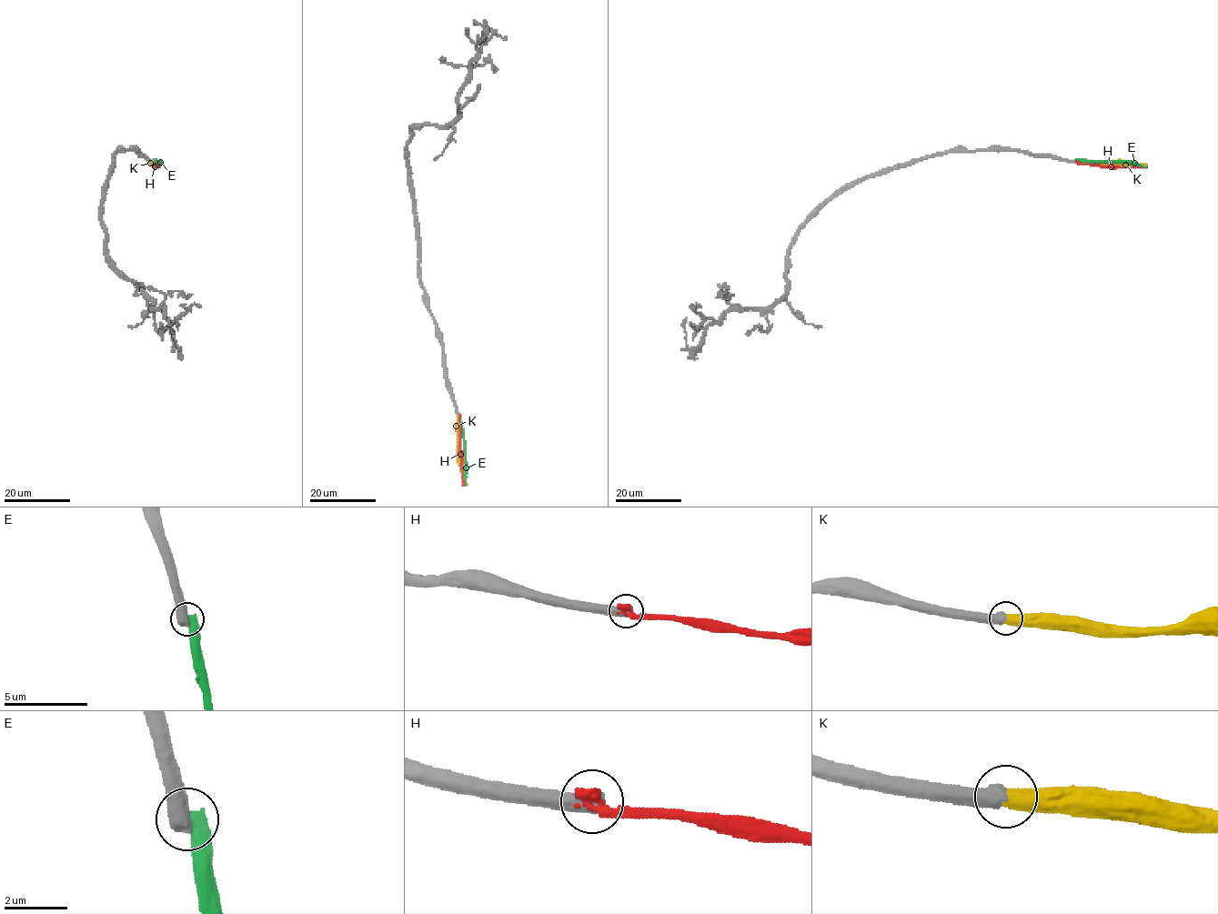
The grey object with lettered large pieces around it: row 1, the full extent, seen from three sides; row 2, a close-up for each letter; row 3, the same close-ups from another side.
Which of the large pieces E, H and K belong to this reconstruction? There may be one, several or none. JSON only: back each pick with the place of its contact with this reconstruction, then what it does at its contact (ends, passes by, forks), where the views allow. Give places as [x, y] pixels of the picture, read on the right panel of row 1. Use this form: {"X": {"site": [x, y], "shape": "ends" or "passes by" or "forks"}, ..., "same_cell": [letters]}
{"K": {"site": [1078, 162], "shape": "ends"}, "same_cell": ["K"]}

